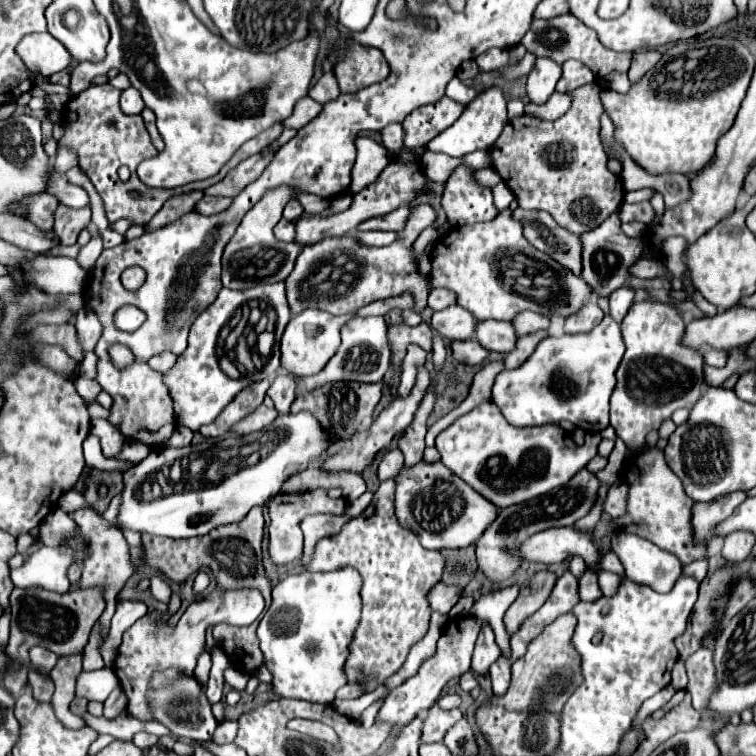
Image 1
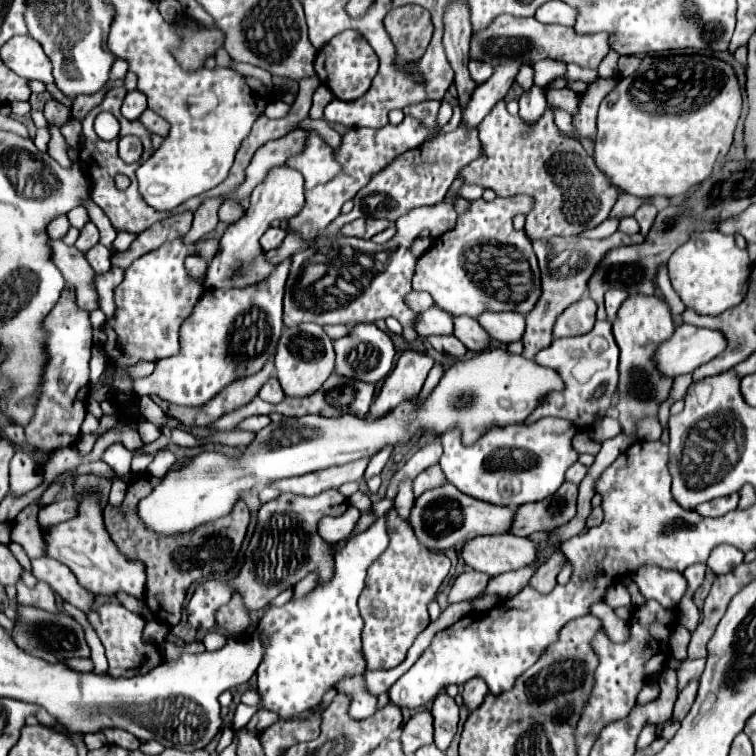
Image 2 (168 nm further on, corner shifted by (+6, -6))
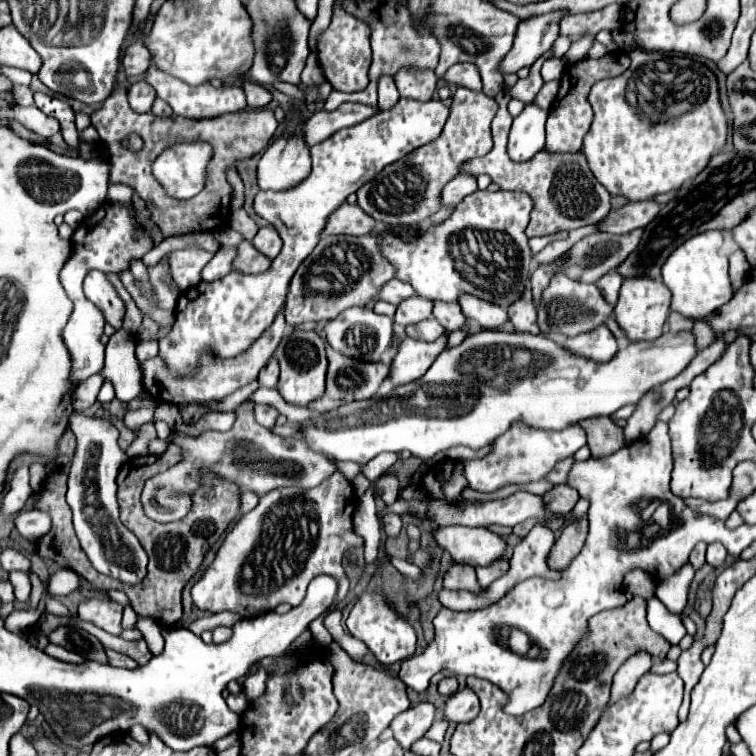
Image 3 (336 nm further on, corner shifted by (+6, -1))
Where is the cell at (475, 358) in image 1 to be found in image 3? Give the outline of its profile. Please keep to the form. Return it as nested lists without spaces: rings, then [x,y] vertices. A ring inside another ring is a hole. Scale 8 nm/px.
[[[429,317],[429,321],[419,321],[417,325],[407,325],[405,327],[407,337],[411,339],[423,339],[423,341],[435,341],[439,335],[445,333],[445,329],[433,319]]]

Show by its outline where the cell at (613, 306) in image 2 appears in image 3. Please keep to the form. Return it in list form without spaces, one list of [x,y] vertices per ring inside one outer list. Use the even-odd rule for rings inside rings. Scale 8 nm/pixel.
[[[615,271],[607,273],[605,277],[601,277],[601,279],[597,281],[597,287],[601,289],[601,293],[603,293],[603,297],[605,297],[605,301],[607,301],[609,305],[615,305],[615,303],[617,303],[621,283],[623,283],[623,277],[621,277],[619,273],[615,273]]]

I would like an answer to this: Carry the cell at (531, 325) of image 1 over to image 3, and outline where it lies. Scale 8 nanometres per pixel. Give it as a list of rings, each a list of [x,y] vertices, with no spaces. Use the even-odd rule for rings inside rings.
[[[463,293],[457,299],[457,303],[461,305],[461,311],[465,313],[465,317],[469,321],[477,321],[483,329],[499,329],[509,319],[509,315],[503,307],[481,301],[469,293]]]

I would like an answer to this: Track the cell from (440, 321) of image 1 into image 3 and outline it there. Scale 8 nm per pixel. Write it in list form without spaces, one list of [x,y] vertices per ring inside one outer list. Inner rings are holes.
[[[409,297],[409,299],[401,301],[401,305],[397,305],[395,323],[403,325],[403,327],[419,323],[419,321],[431,317],[431,309],[433,309],[431,301],[425,301],[423,297]]]

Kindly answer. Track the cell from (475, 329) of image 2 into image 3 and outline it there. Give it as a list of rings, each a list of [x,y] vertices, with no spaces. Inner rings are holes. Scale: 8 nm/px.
[[[433,301],[433,317],[449,331],[455,331],[467,323],[465,315],[461,313],[457,303],[443,303],[443,301]]]

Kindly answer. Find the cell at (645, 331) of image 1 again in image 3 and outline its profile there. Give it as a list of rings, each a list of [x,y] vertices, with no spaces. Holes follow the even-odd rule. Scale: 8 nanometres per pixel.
[[[639,277],[633,281],[623,281],[619,301],[615,305],[615,317],[619,327],[631,341],[651,341],[663,333],[671,303],[671,291],[661,281],[649,281],[649,277]]]

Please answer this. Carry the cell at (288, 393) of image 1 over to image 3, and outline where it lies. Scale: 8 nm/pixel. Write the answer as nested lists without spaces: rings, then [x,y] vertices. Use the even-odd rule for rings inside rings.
[[[271,357],[269,363],[265,365],[265,369],[261,369],[261,373],[259,373],[259,385],[275,387],[277,381],[279,381],[279,361],[275,357]]]

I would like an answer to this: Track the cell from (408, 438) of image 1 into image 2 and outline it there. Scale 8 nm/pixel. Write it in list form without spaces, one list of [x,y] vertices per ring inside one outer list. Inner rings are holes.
[[[405,478],[405,480],[399,482],[399,492],[397,492],[395,500],[393,500],[395,510],[399,512],[401,518],[407,520],[413,502],[415,502],[415,496],[413,496],[413,480],[411,478]]]

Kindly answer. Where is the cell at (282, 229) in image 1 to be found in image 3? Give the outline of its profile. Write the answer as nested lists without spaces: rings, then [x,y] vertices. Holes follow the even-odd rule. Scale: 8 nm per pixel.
[[[271,225],[261,227],[259,233],[253,239],[253,247],[259,253],[263,253],[265,257],[269,257],[269,259],[275,259],[277,257],[277,253],[281,251],[281,245],[283,245],[281,243],[281,237],[279,237],[279,233]]]

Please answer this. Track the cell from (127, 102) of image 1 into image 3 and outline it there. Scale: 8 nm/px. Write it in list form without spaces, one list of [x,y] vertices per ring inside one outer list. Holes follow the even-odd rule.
[[[139,81],[139,83],[133,83],[129,87],[127,97],[129,97],[129,105],[133,107],[133,111],[147,113],[153,107],[153,101],[155,101],[157,93],[155,93],[155,89],[149,83]]]

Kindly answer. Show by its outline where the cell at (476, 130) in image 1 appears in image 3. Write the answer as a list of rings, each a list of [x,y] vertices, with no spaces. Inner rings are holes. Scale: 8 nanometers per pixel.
[[[557,11],[521,21],[521,25],[517,27],[515,43],[507,57],[501,61],[499,71],[515,73],[521,67],[531,67],[545,51],[551,49],[551,45],[559,37],[557,21],[561,21],[561,17],[565,15],[567,13]]]

